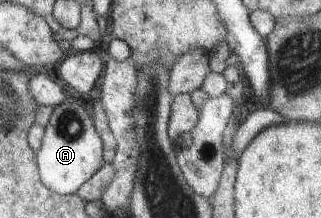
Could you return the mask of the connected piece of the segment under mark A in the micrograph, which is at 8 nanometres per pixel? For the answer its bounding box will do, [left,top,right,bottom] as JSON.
[36,95,105,196]

